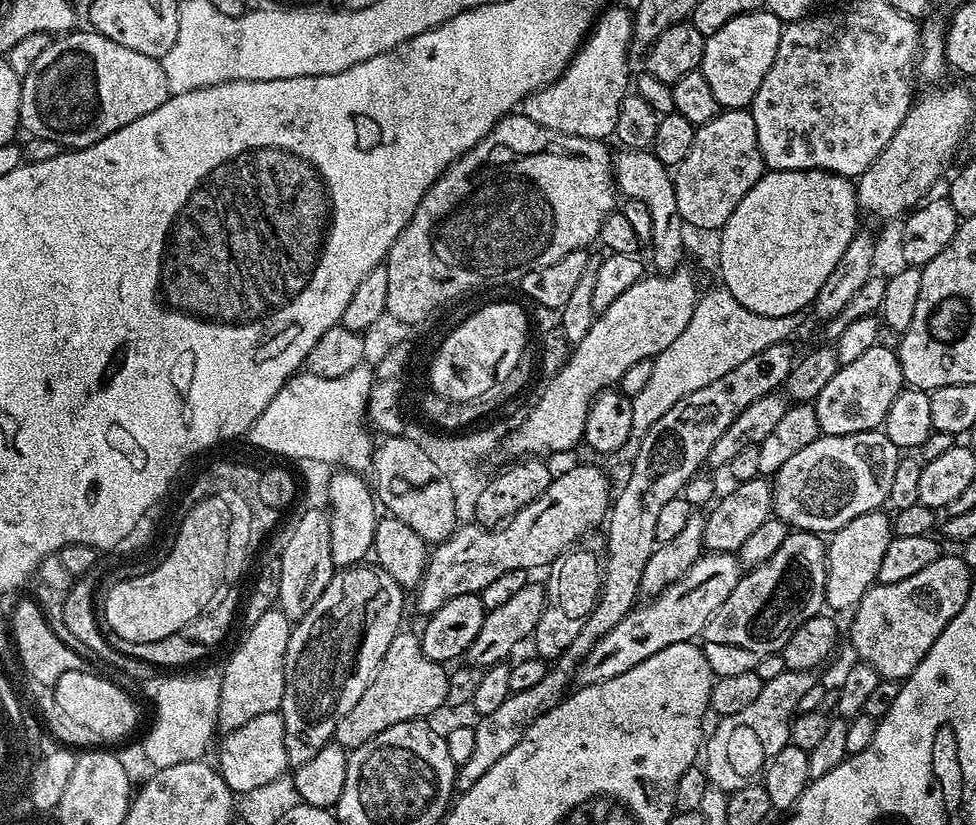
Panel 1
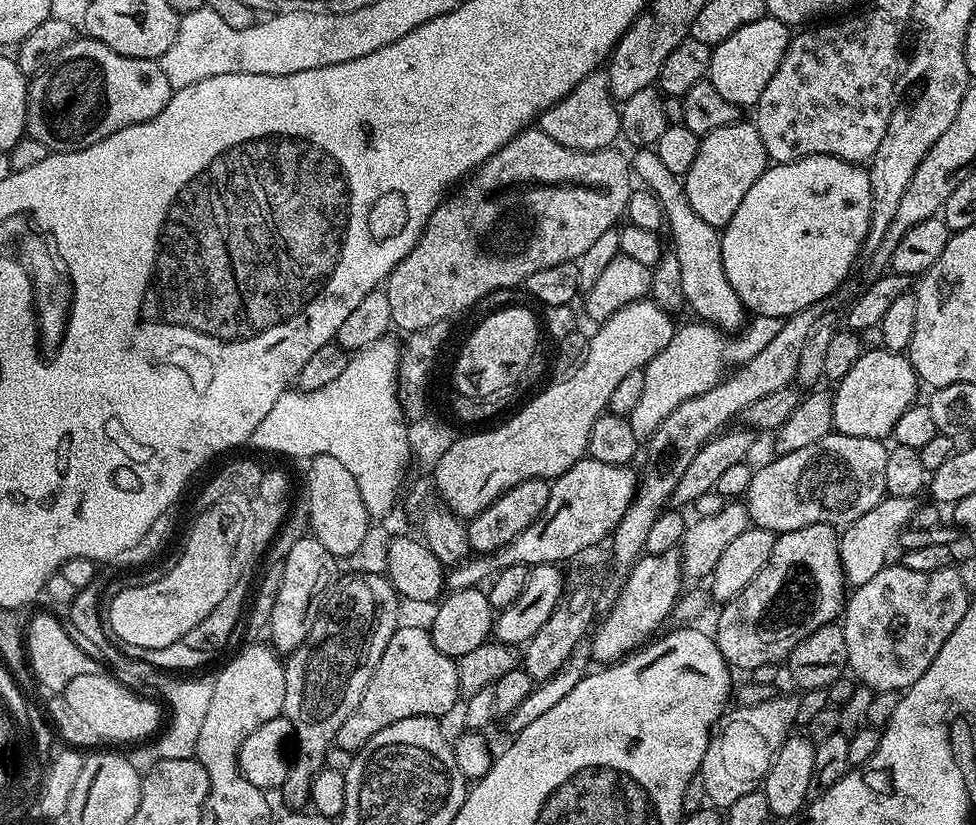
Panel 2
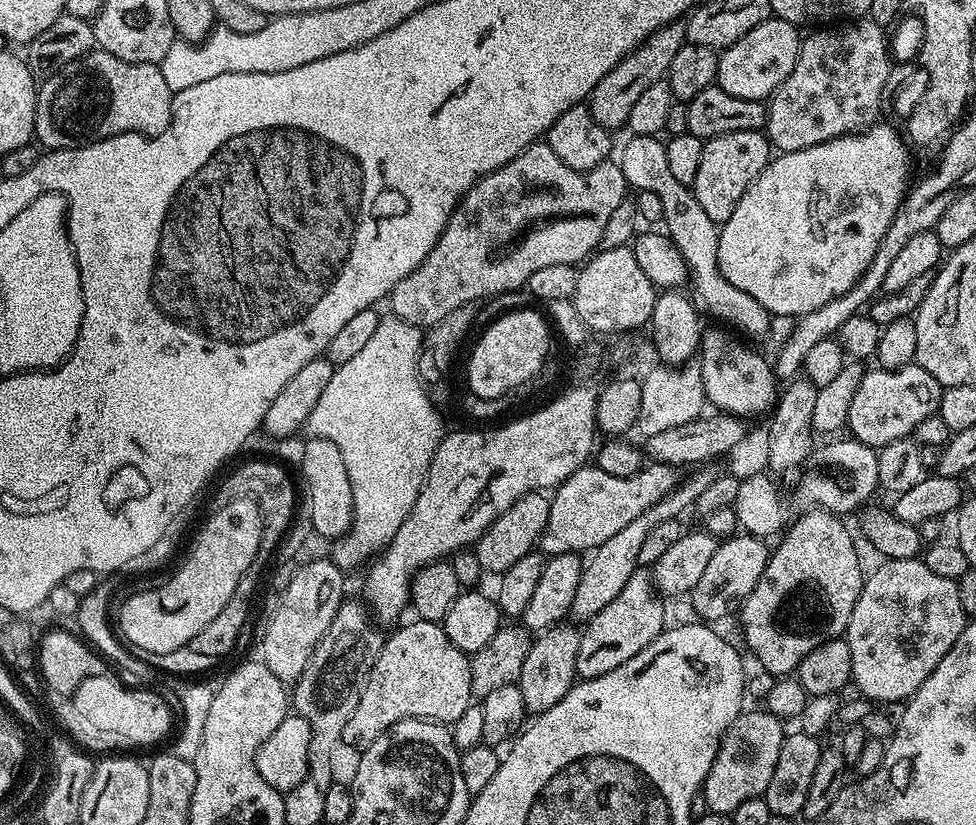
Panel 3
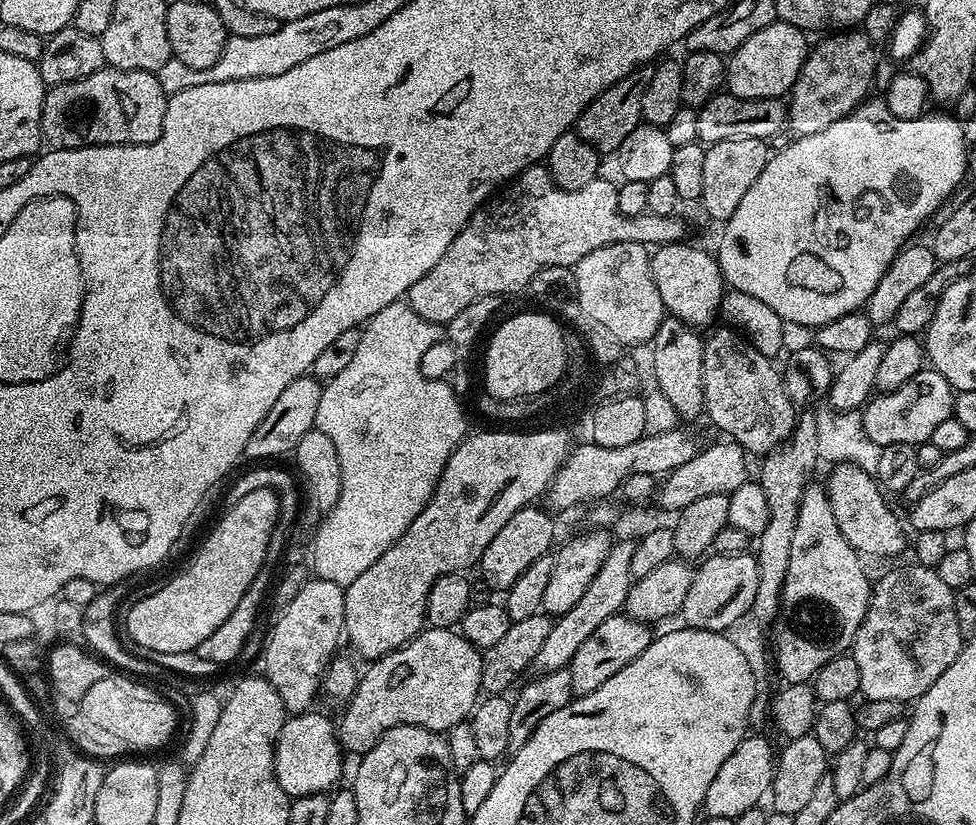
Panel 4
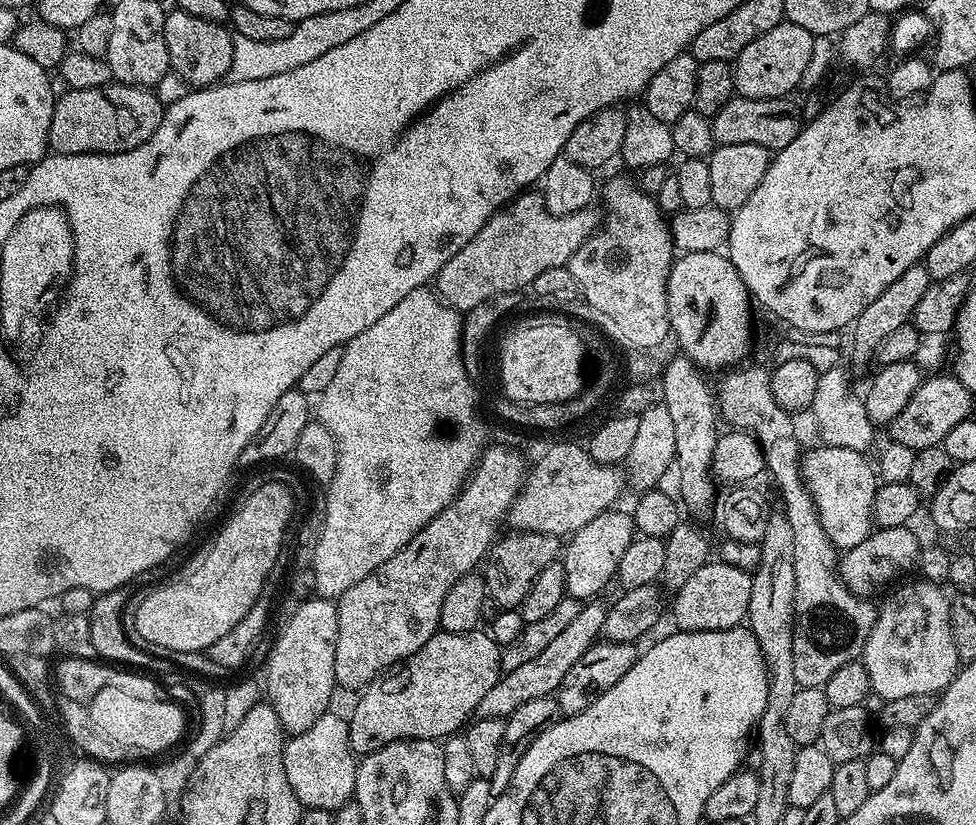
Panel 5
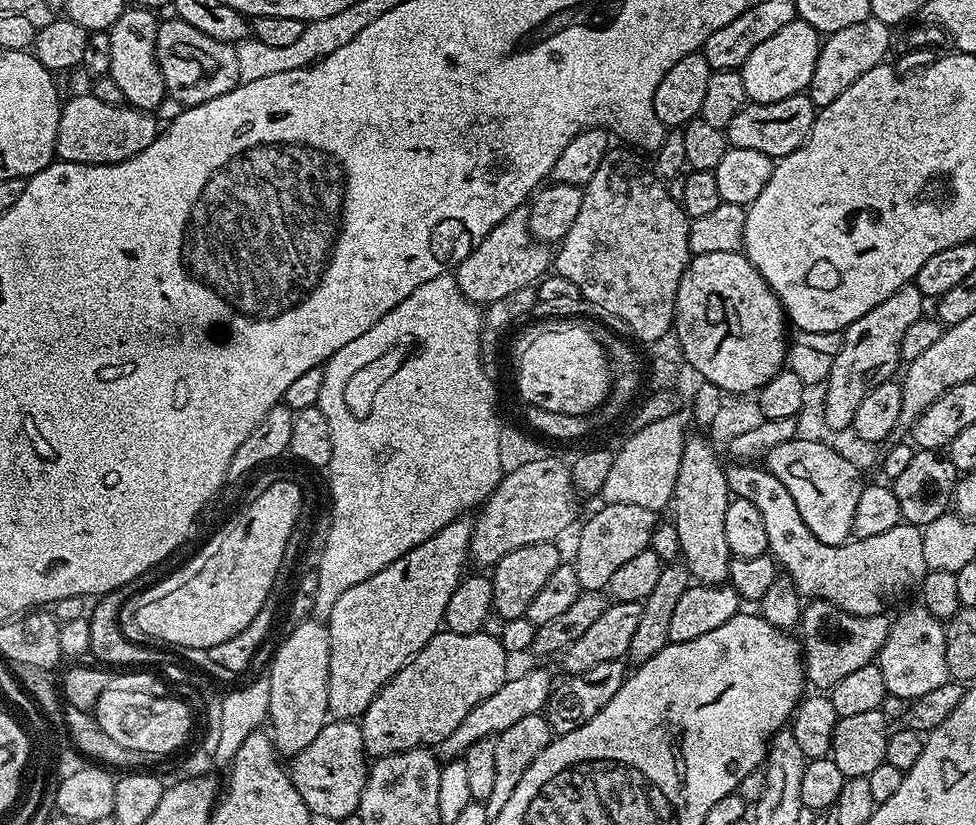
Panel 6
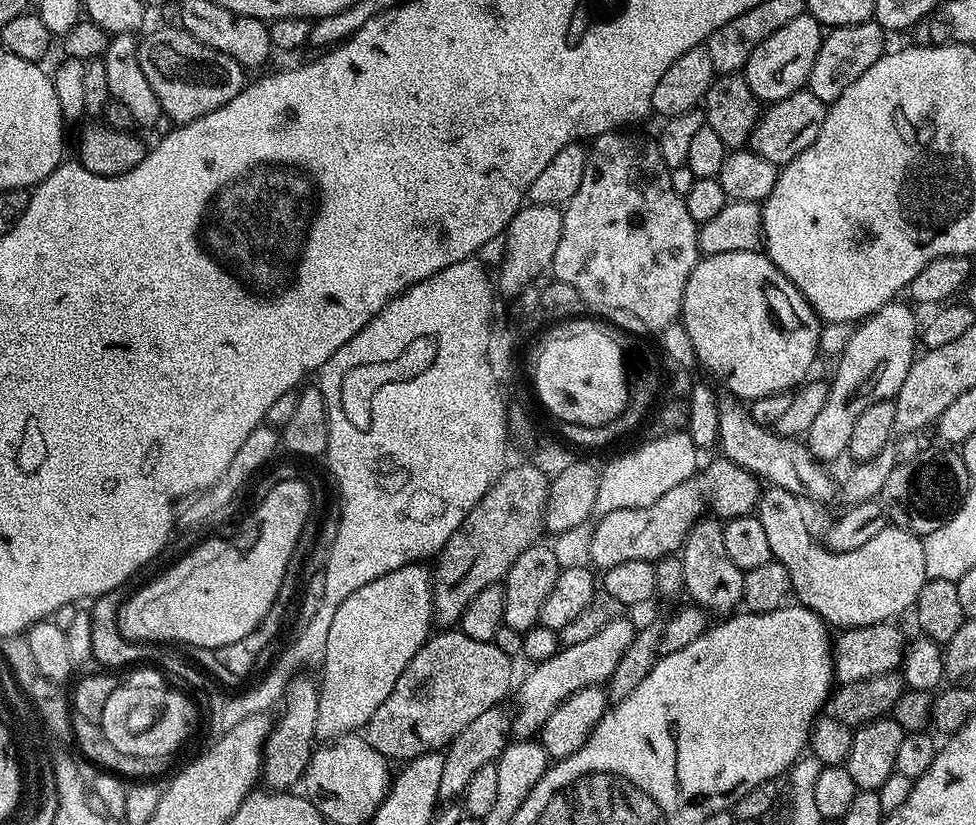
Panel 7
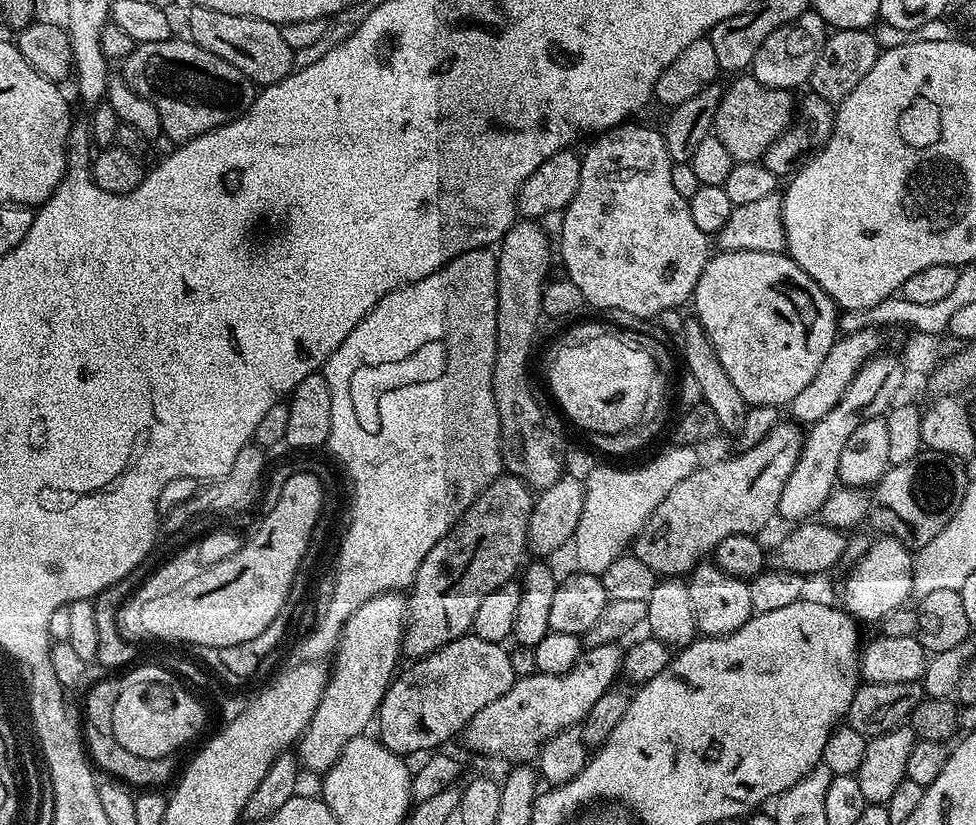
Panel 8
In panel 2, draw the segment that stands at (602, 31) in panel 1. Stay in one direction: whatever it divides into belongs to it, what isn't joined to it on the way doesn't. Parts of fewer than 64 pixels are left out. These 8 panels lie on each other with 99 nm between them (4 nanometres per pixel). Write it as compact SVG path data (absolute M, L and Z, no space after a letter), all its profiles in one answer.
M597 70L590 73L586 78L582 78L582 82L578 82L578 86L574 86L574 90L570 90L570 94L566 94L566 98L562 98L557 104L540 113L538 127L551 140L570 150L593 152L594 150L613 147L617 143L616 139L618 141L621 139L622 133L620 131L620 109L618 101L612 97L607 71Z

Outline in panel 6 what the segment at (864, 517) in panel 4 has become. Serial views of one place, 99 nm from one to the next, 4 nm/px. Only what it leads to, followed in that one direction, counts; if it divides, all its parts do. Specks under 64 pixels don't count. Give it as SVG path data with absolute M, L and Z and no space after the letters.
M795 439L782 442L782 446L774 446L774 450L766 453L766 467L770 474L774 474L774 478L778 478L778 482L782 482L782 486L786 486L786 490L790 490L790 498L794 498L794 506L798 506L798 514L802 514L806 526L810 526L810 534L814 534L814 538L818 538L824 545L840 545L851 537L854 512L865 481L863 473L840 456L836 449L822 441Z

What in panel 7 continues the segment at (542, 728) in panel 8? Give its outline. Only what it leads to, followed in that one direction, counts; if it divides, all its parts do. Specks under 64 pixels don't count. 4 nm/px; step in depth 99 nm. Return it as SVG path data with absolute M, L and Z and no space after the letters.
M619 618L607 622L586 642L573 645L563 645L559 652L550 658L539 661L536 668L524 681L519 681L516 696L516 716L511 717L510 728L517 737L532 738L540 731L540 727L554 714L554 710L563 700L570 698L583 688L594 688L603 685L614 674L614 666L618 666L622 654L626 654L626 646L635 638L638 628L632 625L627 618Z

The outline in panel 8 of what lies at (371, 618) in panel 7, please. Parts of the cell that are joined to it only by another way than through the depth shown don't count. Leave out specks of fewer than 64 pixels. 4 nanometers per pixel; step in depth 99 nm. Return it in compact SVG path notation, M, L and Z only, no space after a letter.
M400 592L378 594L350 614L334 653L336 665L331 665L318 710L314 710L314 718L310 718L308 729L298 741L298 759L305 773L328 772L338 762L338 754L342 754L346 742L365 735L369 731L368 723L377 719L382 698L397 675L396 663L402 660L407 619L408 602Z

